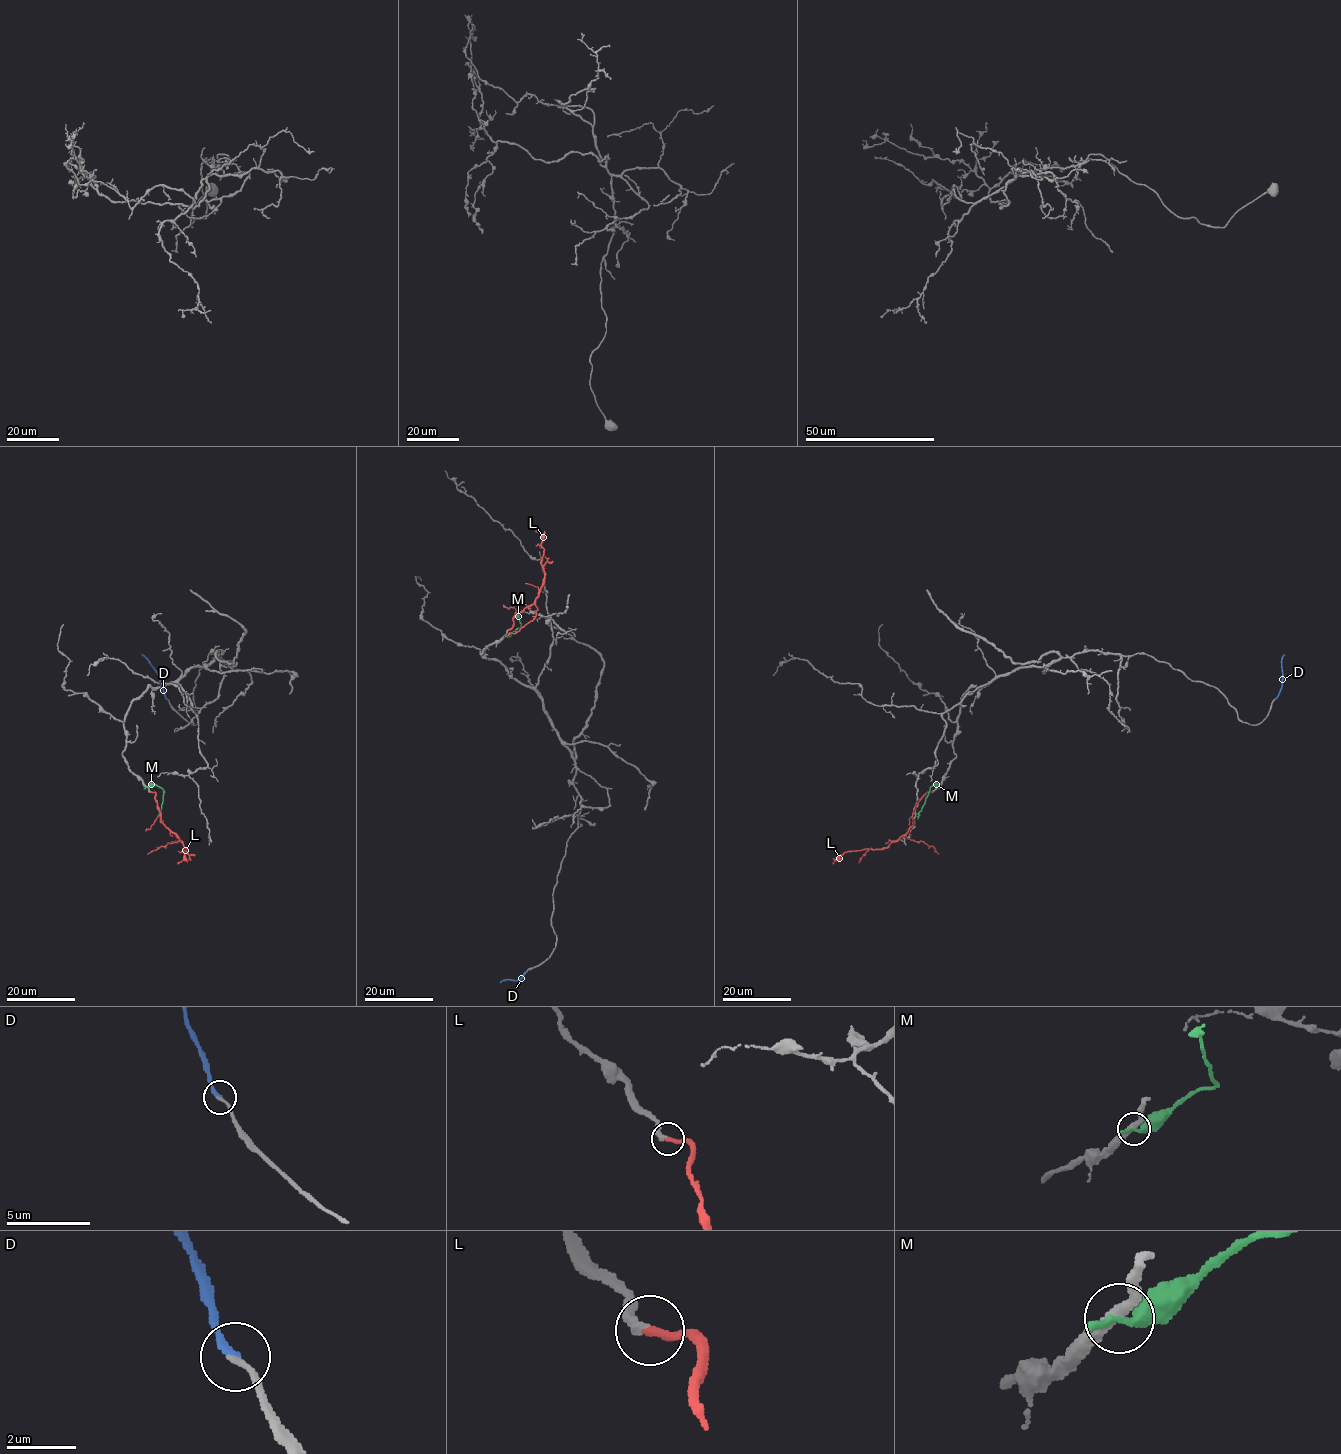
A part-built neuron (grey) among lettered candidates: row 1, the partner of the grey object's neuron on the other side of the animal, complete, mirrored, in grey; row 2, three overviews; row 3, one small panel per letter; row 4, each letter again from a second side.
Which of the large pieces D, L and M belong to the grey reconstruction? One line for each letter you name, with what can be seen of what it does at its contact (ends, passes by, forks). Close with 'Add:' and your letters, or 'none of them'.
D: it ends
L: it ends
Add: D, L

